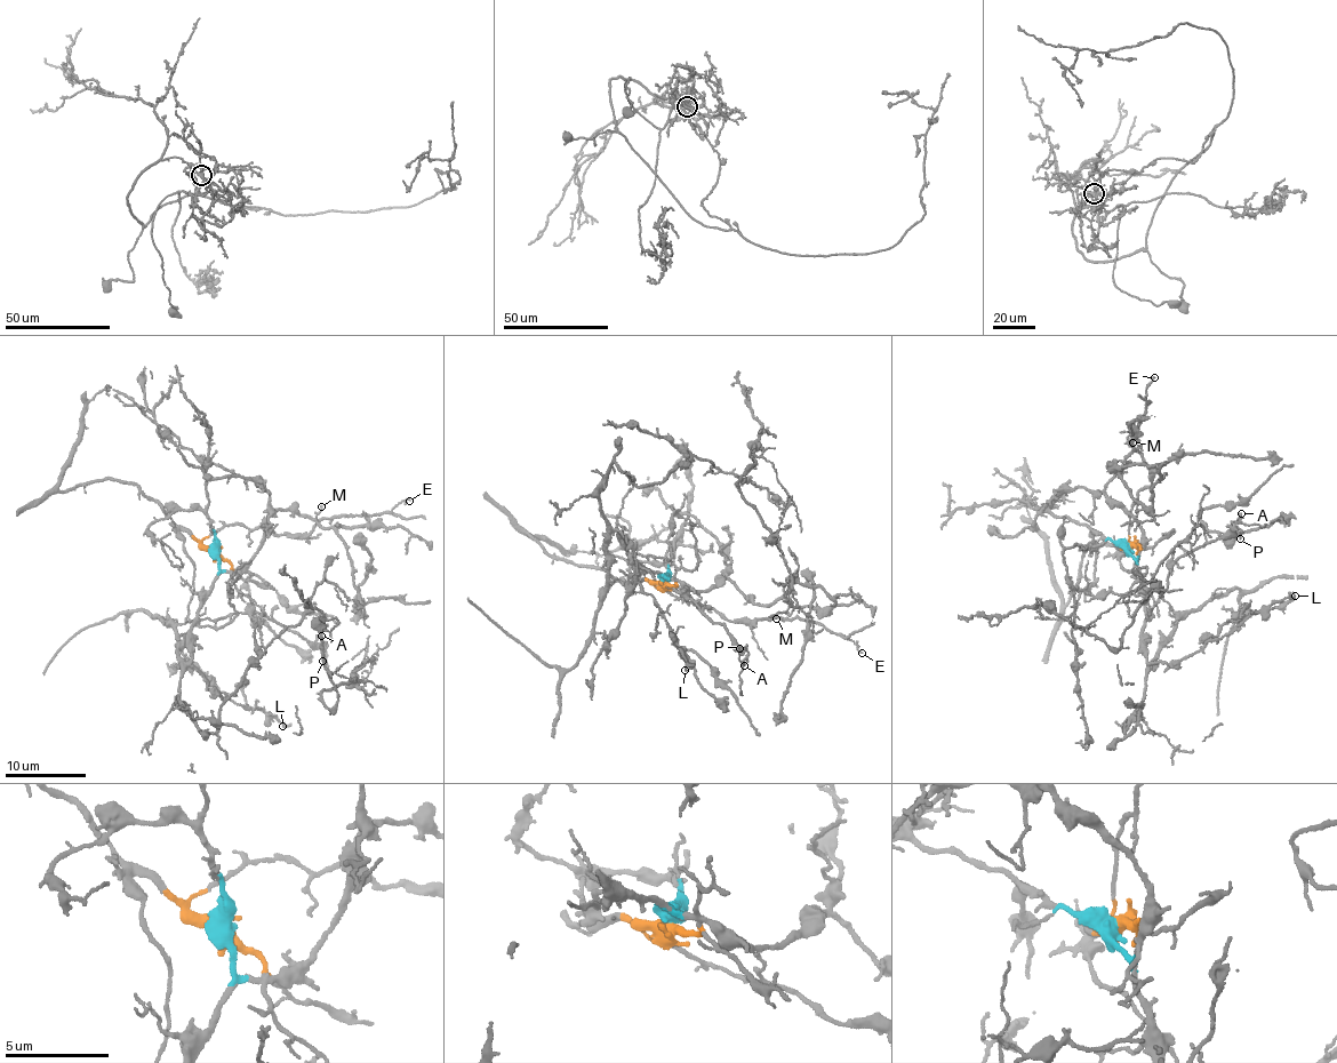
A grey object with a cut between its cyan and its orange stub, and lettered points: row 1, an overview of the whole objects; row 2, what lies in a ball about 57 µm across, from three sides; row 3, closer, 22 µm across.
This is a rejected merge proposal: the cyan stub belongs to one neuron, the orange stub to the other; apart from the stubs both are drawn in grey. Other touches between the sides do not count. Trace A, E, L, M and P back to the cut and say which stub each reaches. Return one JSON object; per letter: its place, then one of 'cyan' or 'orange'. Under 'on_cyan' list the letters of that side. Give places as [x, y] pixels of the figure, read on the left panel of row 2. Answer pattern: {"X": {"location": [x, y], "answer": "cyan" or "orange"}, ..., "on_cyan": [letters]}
{"A": {"location": [321, 636], "answer": "cyan"}, "E": {"location": [409, 501], "answer": "orange"}, "L": {"location": [282, 726], "answer": "cyan"}, "M": {"location": [321, 506], "answer": "orange"}, "P": {"location": [322, 661], "answer": "cyan"}, "on_cyan": ["A", "L", "P"]}

